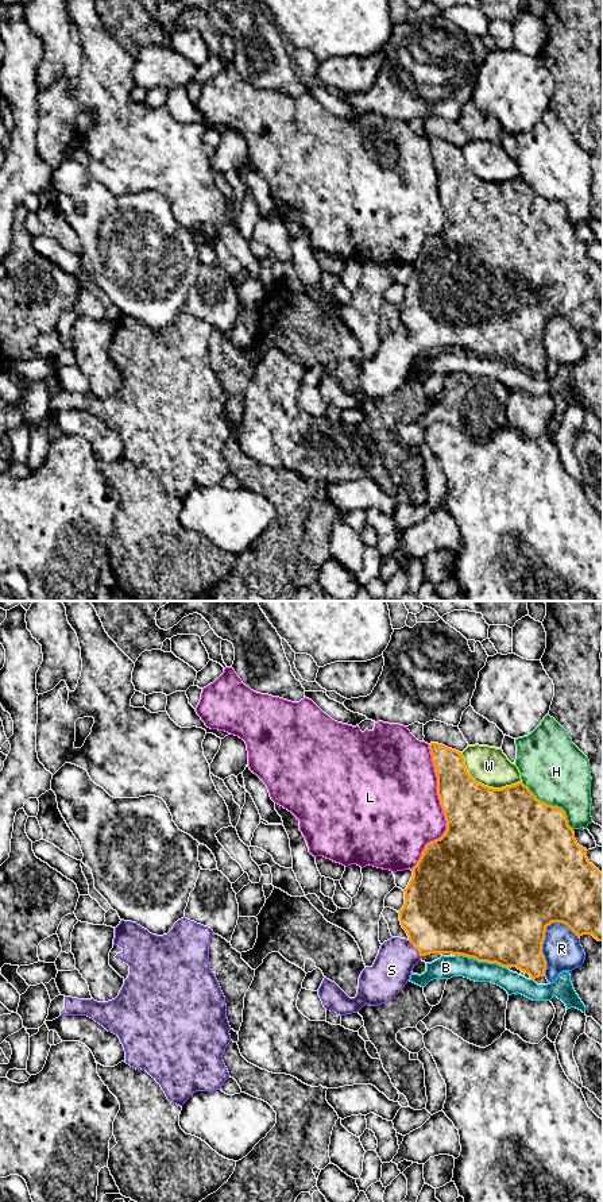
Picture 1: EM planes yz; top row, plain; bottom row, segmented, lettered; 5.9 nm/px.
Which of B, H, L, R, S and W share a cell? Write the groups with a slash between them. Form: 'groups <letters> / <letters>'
groups B / H L / R / S / W

